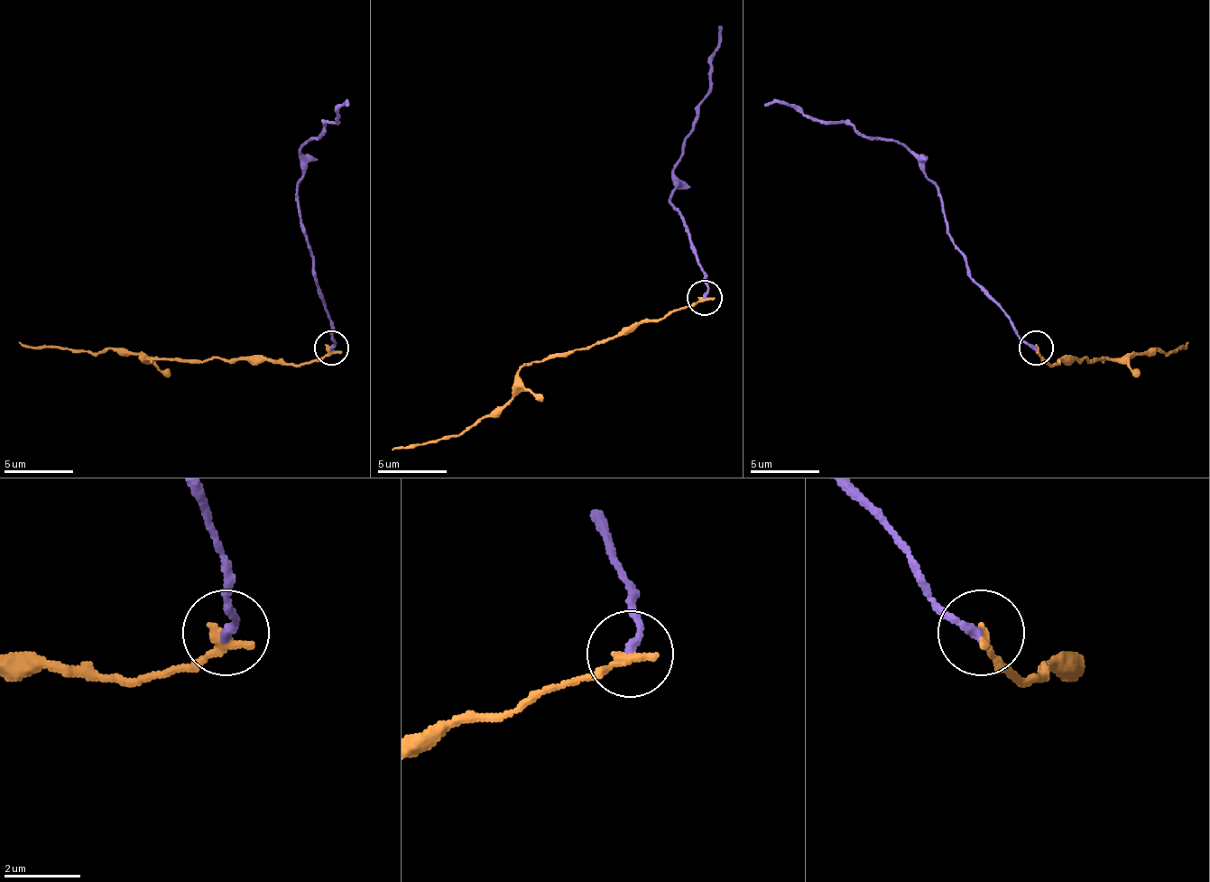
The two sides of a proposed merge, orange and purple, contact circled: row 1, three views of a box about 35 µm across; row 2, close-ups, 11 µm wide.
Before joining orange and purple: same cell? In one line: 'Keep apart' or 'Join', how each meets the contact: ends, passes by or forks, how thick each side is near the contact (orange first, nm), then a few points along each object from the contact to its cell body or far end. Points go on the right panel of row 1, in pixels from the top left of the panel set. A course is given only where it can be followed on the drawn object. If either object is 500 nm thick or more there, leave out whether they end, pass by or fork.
Keep apart. At the ring orange ends. At the ring purple ends. Thickness 280 nm (orange) against 220 nm. Course of orange: (1035, 347), (1048, 364), (1084, 357), (1128, 360), (1146, 354), (1173, 350), (1186, 343). Course of purple: (1035, 347), (969, 274), (942, 195), (907, 150), (842, 122), (814, 122), (783, 101), (766, 105)

